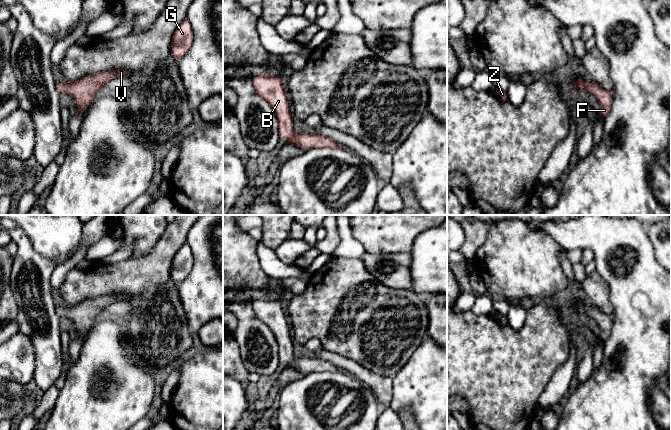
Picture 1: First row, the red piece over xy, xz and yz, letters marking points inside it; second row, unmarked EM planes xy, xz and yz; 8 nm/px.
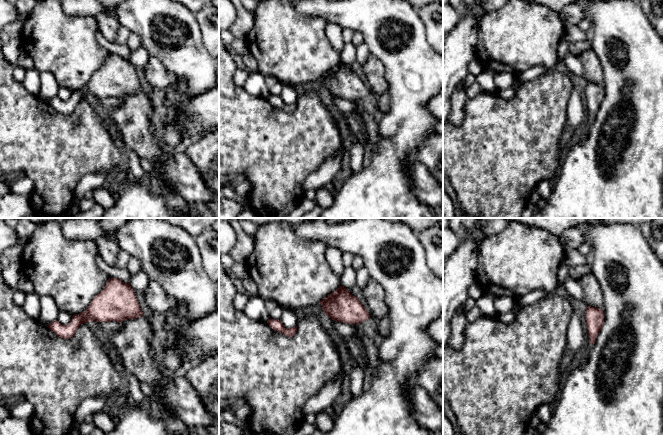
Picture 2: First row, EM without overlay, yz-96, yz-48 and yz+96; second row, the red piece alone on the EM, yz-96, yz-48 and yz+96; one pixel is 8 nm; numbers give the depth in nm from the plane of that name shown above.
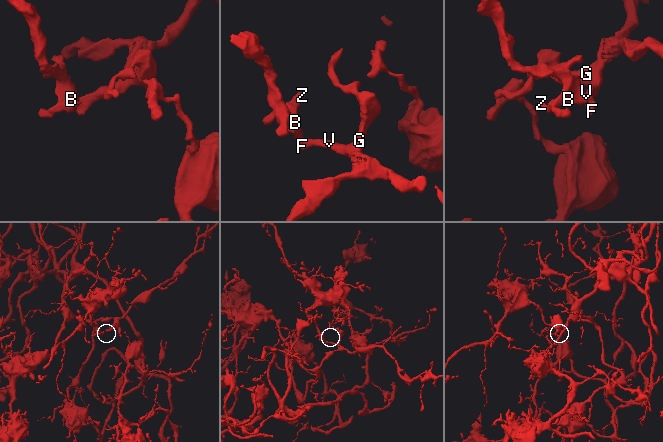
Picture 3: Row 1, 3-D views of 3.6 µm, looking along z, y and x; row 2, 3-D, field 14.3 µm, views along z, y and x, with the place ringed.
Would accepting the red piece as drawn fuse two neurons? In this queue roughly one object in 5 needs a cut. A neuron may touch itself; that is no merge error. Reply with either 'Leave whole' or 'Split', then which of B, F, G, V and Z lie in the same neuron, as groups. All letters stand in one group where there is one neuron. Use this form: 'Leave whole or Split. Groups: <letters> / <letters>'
Leave whole. Groups: B F G V Z

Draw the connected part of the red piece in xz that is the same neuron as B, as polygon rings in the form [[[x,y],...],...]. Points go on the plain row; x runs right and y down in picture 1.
[[[270,296],[253,301],[252,306],[256,318],[265,323],[275,336],[278,343],[280,363],[287,364],[288,367],[300,372],[302,376],[312,372],[335,372],[344,370],[319,357],[294,357],[293,341],[281,302]]]

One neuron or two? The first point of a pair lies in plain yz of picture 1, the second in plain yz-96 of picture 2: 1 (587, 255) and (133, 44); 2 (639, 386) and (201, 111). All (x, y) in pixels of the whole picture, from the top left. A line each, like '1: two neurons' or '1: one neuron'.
1: one neuron
2: two neurons

